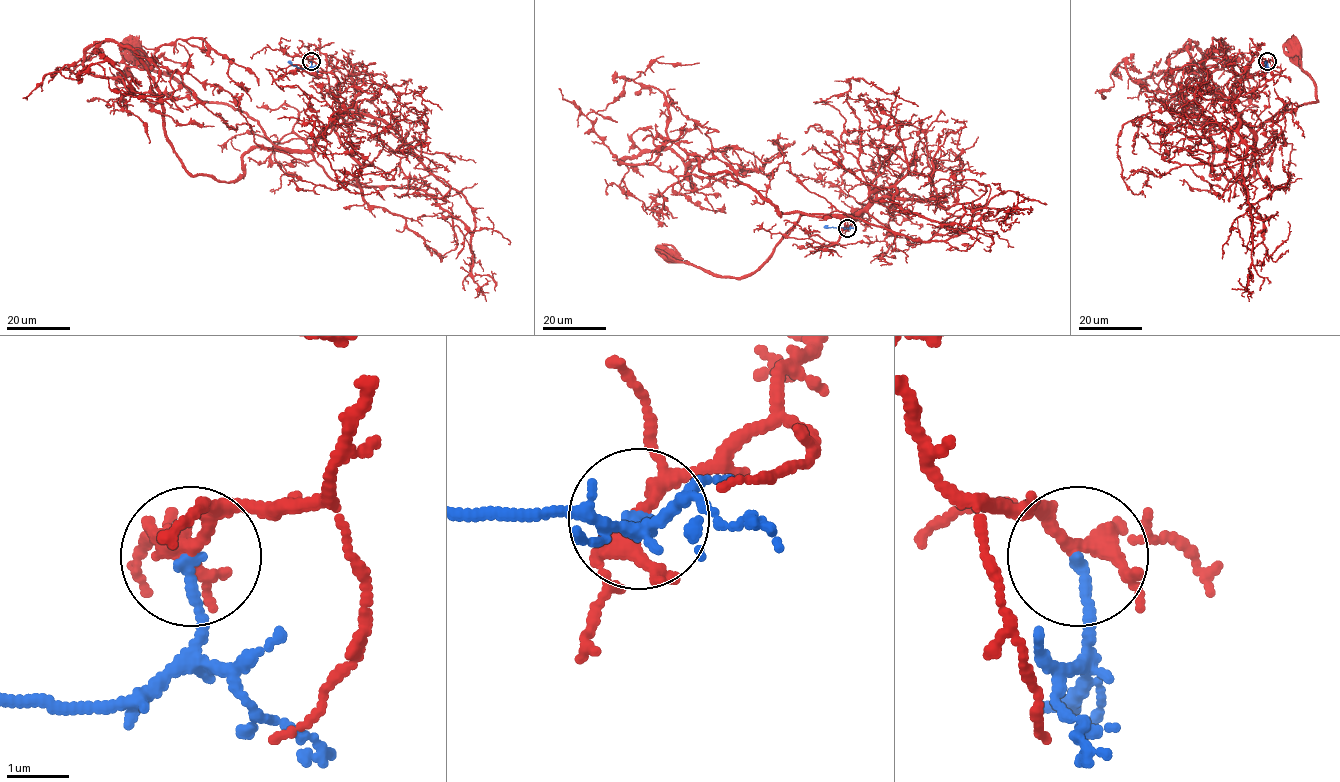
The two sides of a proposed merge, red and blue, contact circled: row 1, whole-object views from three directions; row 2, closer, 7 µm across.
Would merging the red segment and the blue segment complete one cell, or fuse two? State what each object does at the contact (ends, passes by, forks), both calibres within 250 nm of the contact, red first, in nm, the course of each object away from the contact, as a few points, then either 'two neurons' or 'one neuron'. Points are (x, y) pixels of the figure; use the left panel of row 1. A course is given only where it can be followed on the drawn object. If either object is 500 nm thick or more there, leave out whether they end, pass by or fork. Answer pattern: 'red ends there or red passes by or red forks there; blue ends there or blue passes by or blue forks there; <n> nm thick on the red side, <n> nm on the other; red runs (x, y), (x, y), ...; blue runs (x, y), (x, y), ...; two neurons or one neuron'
red forks there; blue ends there; 240 nm thick on the red side, 160 nm on the other; red runs (311, 61), (326, 56), (340, 114), (310, 149), (293, 150), (278, 148), (247, 114), (196, 99), (133, 50); blue runs (311, 61), (307, 68), (299, 68), (288, 61); two neurons

